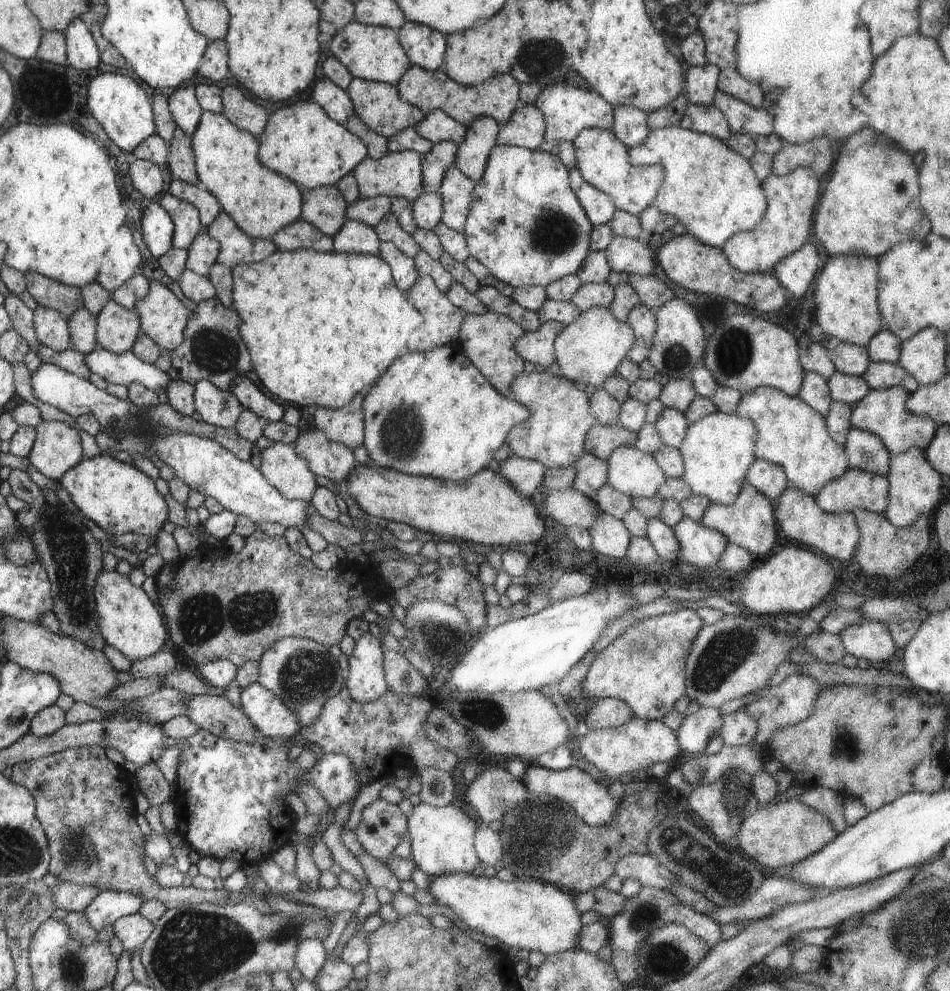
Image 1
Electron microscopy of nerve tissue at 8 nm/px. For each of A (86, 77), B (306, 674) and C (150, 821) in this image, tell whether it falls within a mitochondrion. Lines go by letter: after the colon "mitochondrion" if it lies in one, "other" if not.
A: other
B: mitochondrion
C: other

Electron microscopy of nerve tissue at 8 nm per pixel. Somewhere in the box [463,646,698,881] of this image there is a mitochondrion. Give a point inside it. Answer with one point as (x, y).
(544, 832)

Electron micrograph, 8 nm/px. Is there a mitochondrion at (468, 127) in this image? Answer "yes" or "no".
no

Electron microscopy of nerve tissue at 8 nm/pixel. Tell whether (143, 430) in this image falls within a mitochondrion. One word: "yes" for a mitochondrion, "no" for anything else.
yes

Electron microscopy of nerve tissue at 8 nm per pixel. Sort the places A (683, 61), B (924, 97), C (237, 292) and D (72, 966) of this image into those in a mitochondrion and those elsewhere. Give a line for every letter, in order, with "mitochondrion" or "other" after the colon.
A: other
B: other
C: other
D: mitochondrion

